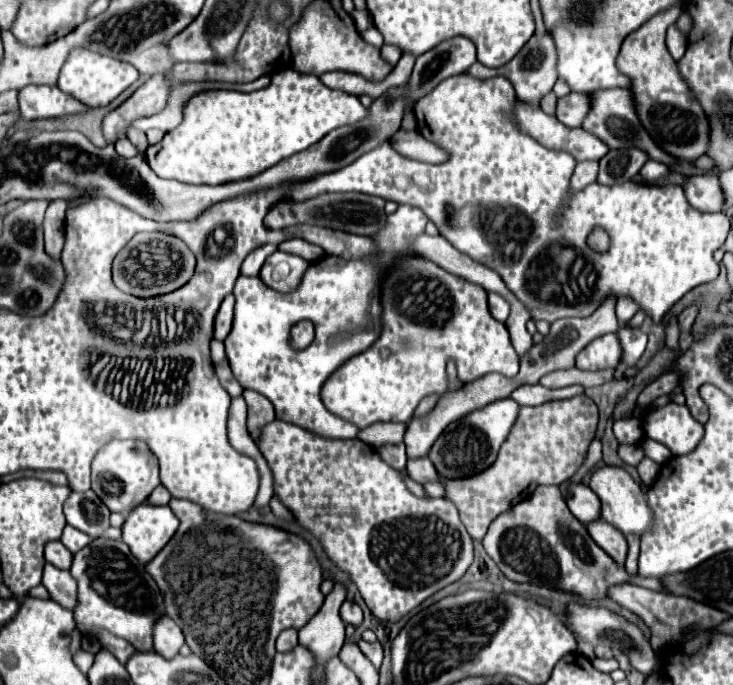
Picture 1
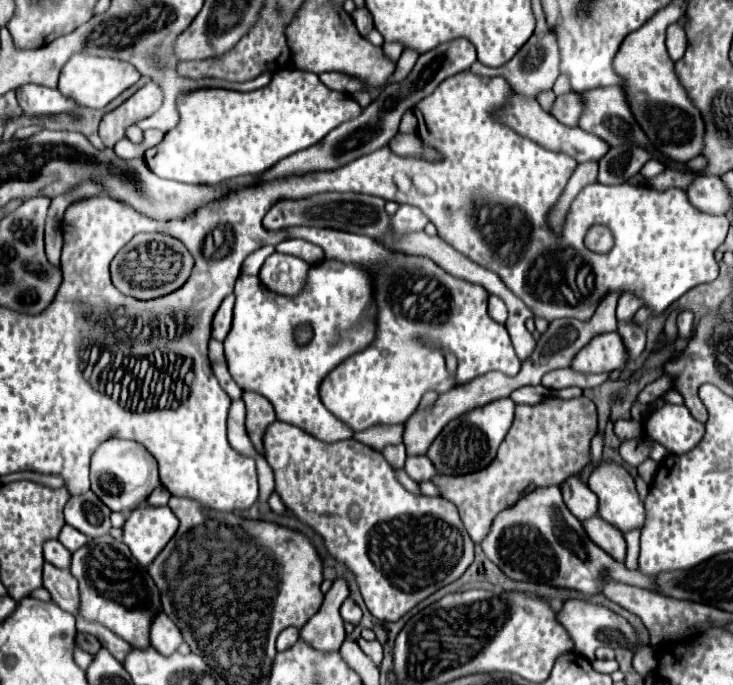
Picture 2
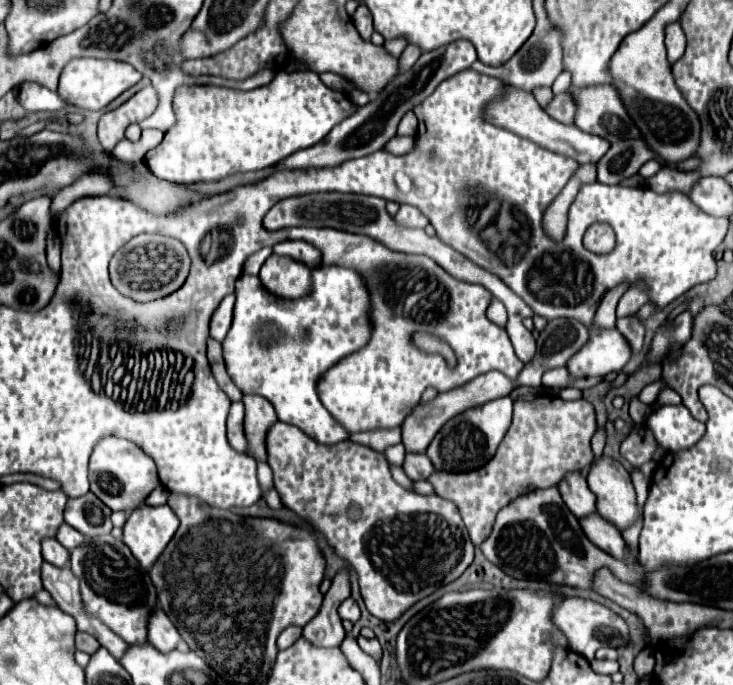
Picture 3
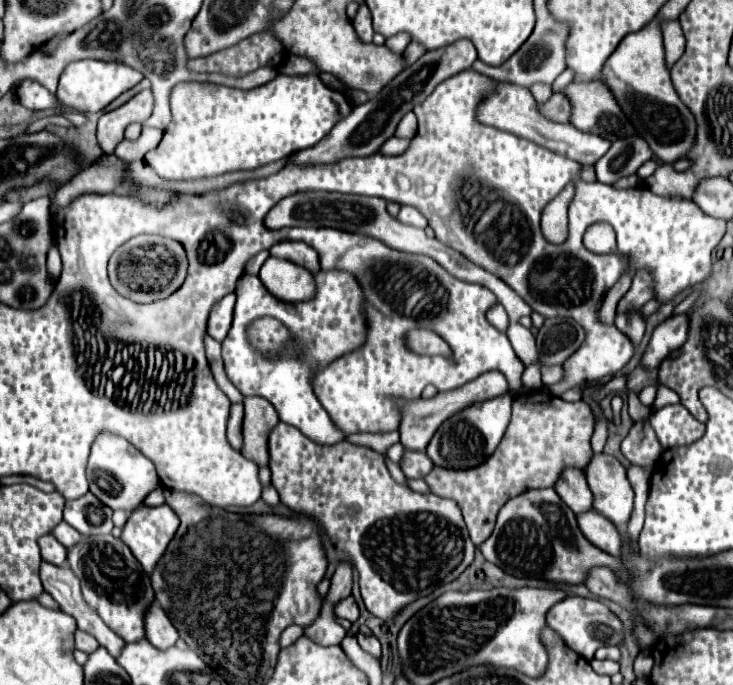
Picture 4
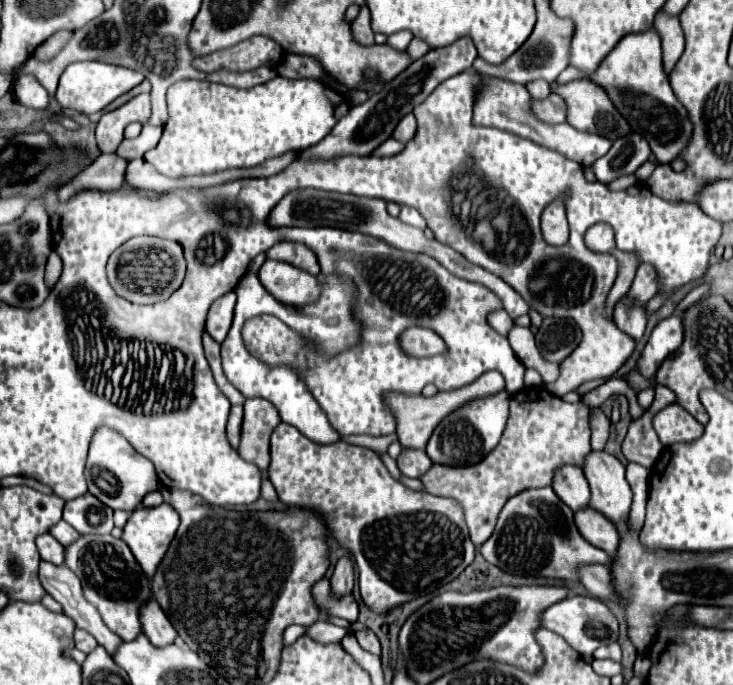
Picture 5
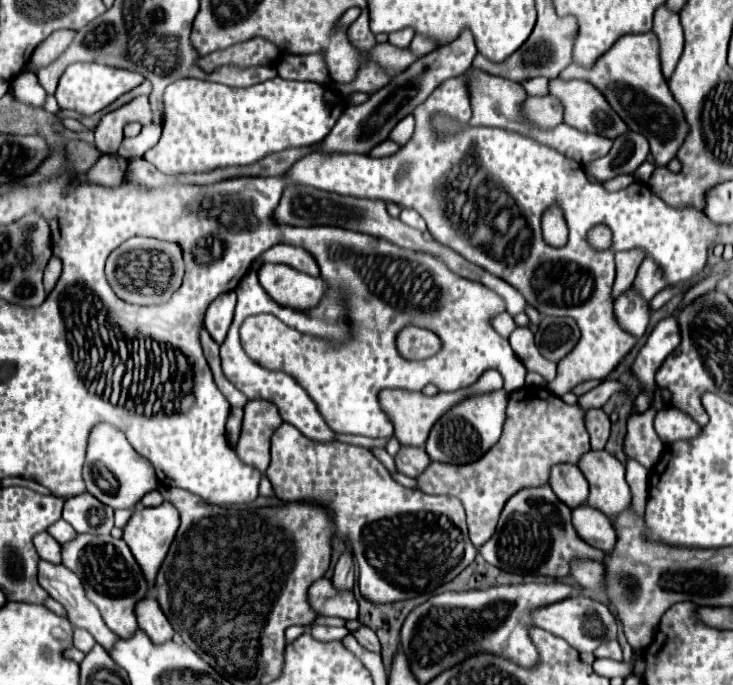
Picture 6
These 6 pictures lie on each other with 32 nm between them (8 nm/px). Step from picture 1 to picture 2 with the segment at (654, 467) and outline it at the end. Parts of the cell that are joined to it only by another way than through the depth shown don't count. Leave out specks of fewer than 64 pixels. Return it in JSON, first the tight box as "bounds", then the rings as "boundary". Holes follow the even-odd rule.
{"bounds":[637,458,658,484],"boundary":[[[648,458],[637,468],[640,478],[642,478],[646,484],[650,484],[650,482],[652,482],[652,478],[654,478],[656,470],[658,470],[658,464],[651,458]]]}

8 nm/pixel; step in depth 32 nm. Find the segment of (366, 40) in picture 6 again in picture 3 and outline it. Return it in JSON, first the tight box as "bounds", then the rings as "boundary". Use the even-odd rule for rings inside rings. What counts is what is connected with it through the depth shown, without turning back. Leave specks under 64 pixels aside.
{"bounds":[352,4,374,40],"boundary":[[[360,4],[360,6],[356,8],[352,20],[354,20],[354,26],[356,26],[356,30],[360,32],[360,36],[362,36],[364,40],[370,40],[370,34],[372,34],[372,30],[374,30],[374,28],[372,28],[372,14],[368,12],[368,8],[366,8],[364,4]]]}

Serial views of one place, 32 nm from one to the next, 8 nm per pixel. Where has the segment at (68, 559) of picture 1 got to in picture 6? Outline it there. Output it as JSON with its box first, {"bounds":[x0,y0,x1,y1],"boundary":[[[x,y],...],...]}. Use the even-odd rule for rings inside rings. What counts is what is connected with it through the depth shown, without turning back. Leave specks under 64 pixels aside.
{"bounds":[34,532,62,564],"boundary":[[[48,532],[38,534],[34,540],[34,546],[42,560],[52,562],[52,564],[62,564],[62,546]]]}

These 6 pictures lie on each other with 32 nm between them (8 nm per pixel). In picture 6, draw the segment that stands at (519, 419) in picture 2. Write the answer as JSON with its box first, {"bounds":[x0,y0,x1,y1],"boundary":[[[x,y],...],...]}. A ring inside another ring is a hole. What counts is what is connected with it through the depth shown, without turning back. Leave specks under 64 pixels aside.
{"bounds":[416,386,590,548],"boundary":[[[524,386],[510,394],[504,432],[492,452],[488,452],[476,464],[452,466],[432,462],[426,472],[416,478],[418,490],[426,494],[456,496],[466,510],[470,540],[476,548],[480,548],[486,540],[490,540],[500,510],[510,496],[522,488],[548,484],[552,466],[578,464],[580,458],[590,450],[590,436],[584,426],[584,414],[586,410],[580,404],[570,406],[544,386]]]}

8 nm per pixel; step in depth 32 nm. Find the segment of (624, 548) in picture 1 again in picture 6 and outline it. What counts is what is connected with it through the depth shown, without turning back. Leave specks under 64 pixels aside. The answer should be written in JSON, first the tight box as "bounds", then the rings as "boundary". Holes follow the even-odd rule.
{"bounds":[572,504,616,554],"boundary":[[[584,504],[584,508],[574,508],[572,512],[572,524],[580,532],[580,538],[594,548],[610,554],[616,546],[616,530],[612,526],[612,520],[588,504]]]}

